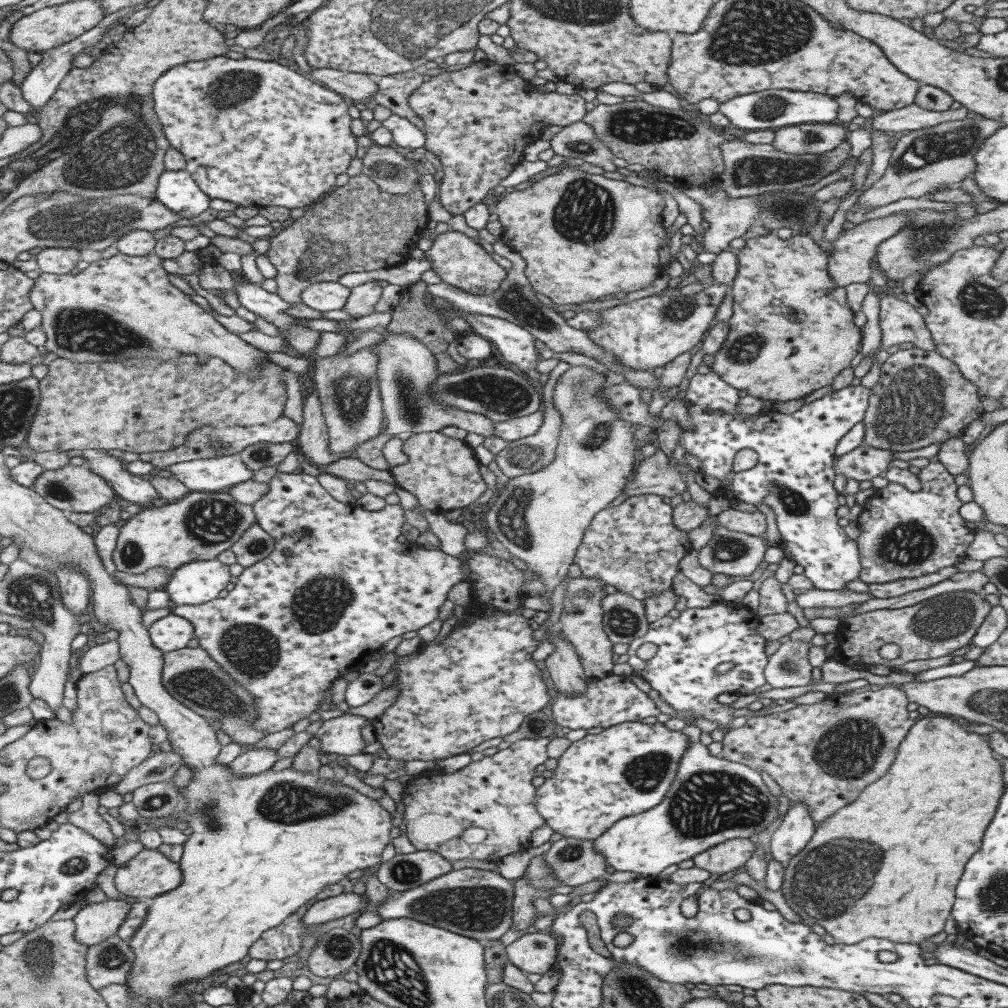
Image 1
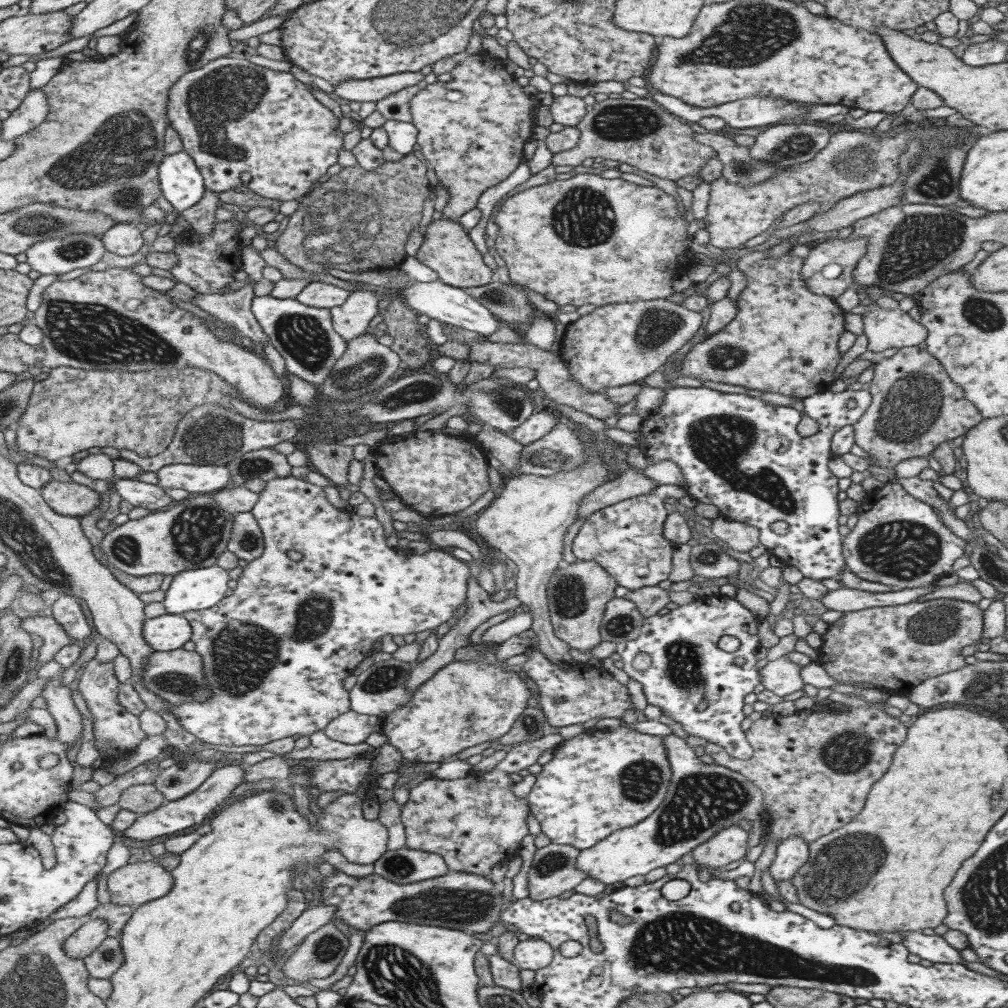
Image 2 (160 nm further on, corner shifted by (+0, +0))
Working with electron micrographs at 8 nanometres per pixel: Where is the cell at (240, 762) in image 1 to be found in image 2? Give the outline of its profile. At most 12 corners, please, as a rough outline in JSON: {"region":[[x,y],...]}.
{"region":[[221,764],[190,794],[137,815],[122,834],[145,842],[196,827],[240,784]]}

